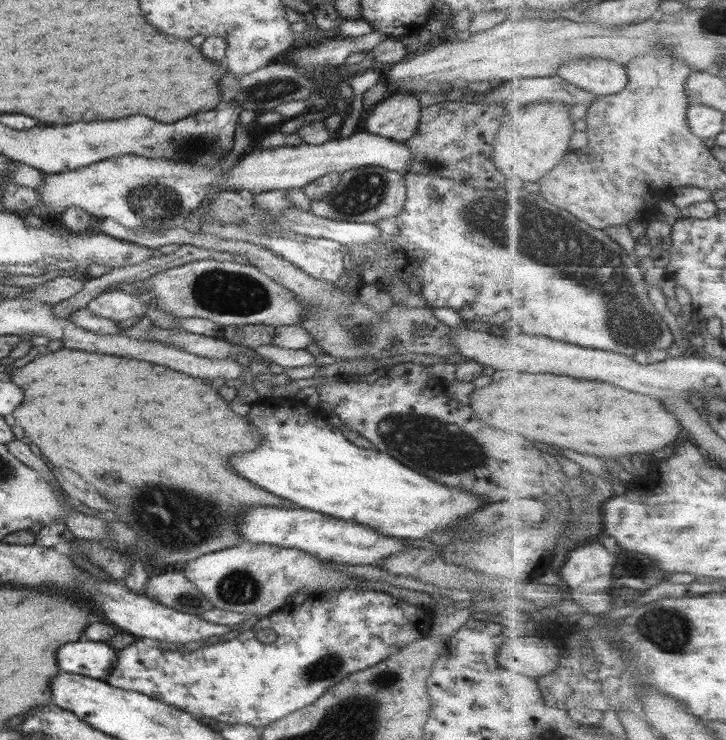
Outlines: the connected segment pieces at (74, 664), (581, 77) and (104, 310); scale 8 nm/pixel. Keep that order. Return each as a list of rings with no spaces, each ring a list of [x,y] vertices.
[[[72,642],[58,650],[58,664],[62,671],[106,680],[106,676],[114,670],[118,657],[117,650],[108,643]]]
[[[604,58],[572,60],[568,64],[563,64],[558,75],[598,96],[618,94],[630,84],[627,66]]]
[[[116,288],[114,291],[106,290],[96,298],[90,299],[85,308],[102,318],[122,322],[122,320],[128,320],[128,318],[134,318],[134,316],[142,318],[146,314],[146,309],[150,306],[147,298],[144,293],[133,295]]]

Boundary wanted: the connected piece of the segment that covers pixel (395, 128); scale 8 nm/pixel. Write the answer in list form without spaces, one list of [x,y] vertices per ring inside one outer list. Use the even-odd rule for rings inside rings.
[[[393,92],[365,116],[363,126],[370,134],[406,141],[418,132],[421,110],[414,93]]]

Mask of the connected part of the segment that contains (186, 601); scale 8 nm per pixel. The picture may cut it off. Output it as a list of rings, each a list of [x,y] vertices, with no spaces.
[[[182,570],[165,571],[148,576],[144,595],[174,610],[200,615],[214,608],[198,587],[190,582]]]

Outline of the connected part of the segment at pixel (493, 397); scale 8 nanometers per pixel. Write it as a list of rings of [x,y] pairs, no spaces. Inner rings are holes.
[[[558,374],[506,376],[498,382],[496,378],[486,378],[478,384],[490,384],[484,388],[476,386],[478,390],[470,395],[471,408],[474,408],[475,416],[480,416],[478,419],[483,423],[506,432],[522,432],[530,440],[540,440],[546,444],[558,444],[564,448],[568,444],[568,448],[584,454],[618,459],[618,456],[636,456],[638,452],[656,452],[674,446],[687,437],[682,421],[665,406],[663,400],[624,390],[616,384],[580,380]]]

